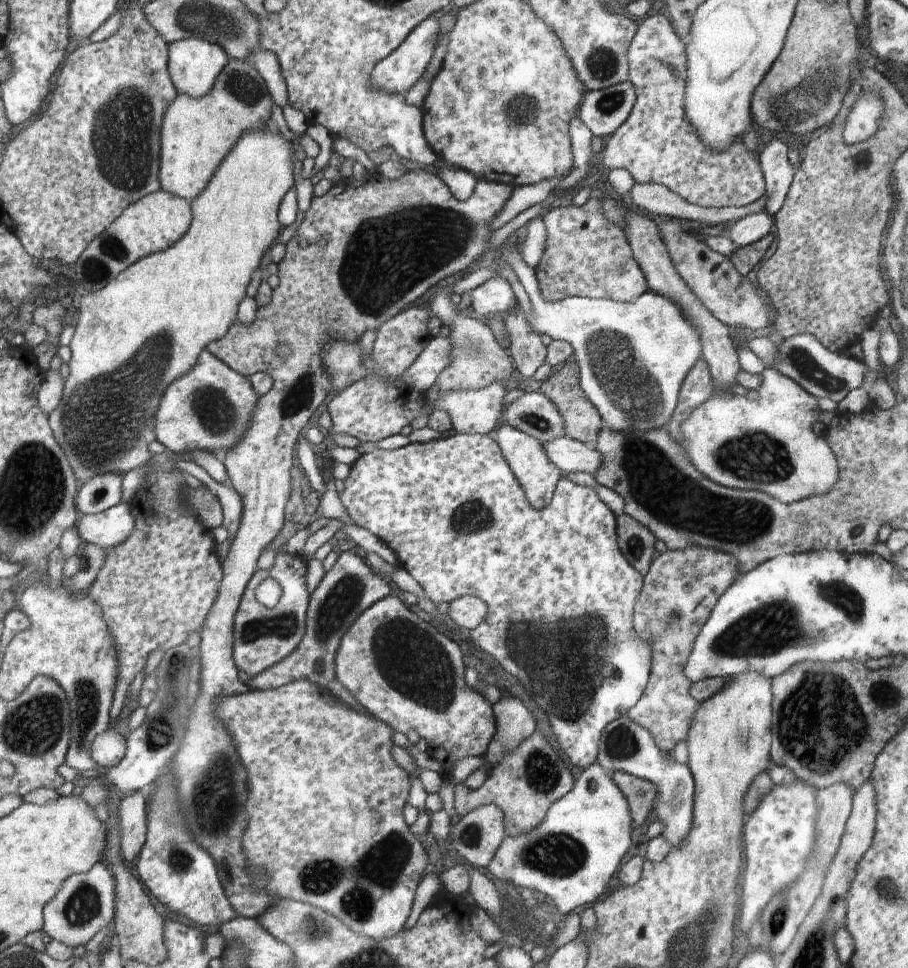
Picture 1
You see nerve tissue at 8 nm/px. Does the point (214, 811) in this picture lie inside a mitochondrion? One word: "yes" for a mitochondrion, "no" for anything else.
yes

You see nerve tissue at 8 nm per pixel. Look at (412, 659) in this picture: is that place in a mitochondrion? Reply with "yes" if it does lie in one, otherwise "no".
yes

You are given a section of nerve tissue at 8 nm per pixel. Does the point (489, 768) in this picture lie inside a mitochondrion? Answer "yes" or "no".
no

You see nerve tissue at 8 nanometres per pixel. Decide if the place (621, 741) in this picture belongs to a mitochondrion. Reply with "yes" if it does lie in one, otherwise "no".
yes

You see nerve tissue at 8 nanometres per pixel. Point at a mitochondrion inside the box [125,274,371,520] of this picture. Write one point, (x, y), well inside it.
(217, 416)

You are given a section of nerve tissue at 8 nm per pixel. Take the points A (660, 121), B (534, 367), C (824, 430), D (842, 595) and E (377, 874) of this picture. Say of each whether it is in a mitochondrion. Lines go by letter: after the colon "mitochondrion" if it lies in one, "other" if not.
A: other
B: other
C: other
D: mitochondrion
E: mitochondrion

